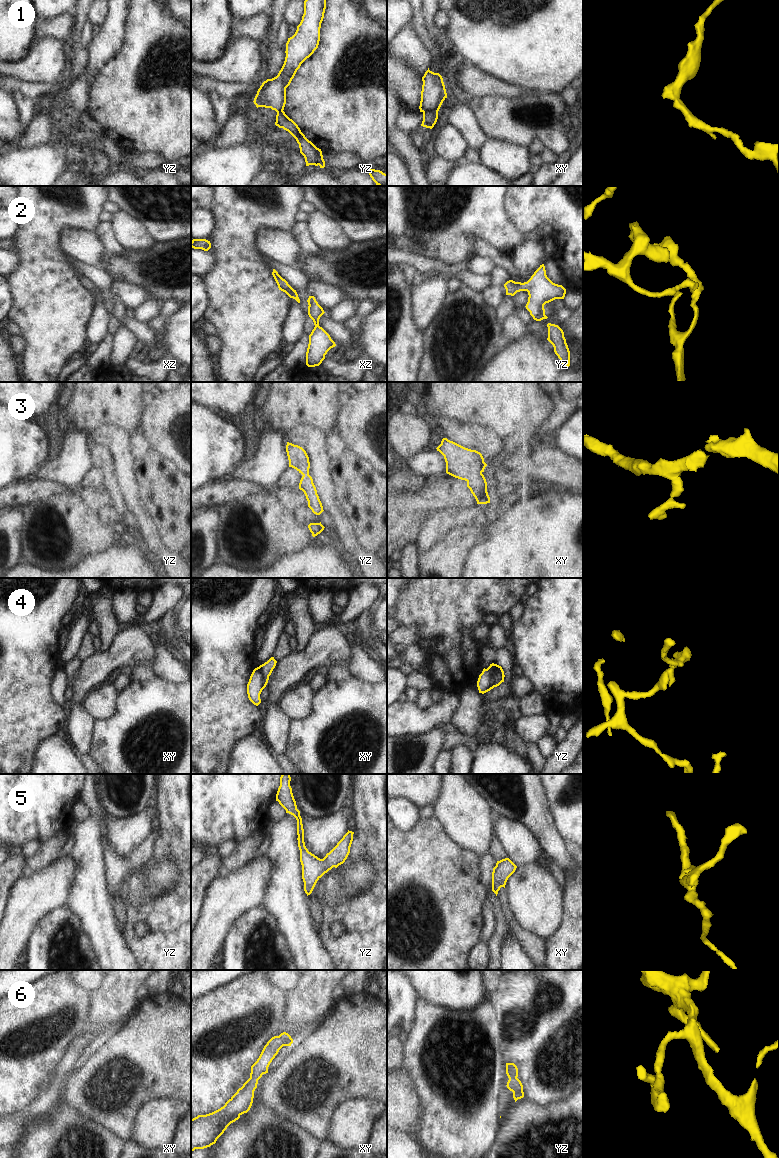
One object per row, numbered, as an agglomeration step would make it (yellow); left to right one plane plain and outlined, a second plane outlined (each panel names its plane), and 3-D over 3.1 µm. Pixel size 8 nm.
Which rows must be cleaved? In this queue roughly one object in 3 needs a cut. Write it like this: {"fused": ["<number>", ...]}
{"fused": ["1", "4"]}

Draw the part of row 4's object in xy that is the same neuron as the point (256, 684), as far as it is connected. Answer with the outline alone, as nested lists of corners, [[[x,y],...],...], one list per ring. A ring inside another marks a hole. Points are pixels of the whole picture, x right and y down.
[[[259,667],[255,668],[247,684],[247,694],[249,700],[256,706],[261,703],[260,694],[265,688],[263,674]]]

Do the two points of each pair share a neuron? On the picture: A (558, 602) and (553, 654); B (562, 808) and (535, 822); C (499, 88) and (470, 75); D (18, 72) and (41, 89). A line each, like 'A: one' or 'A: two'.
A: one
B: two
C: one
D: two

